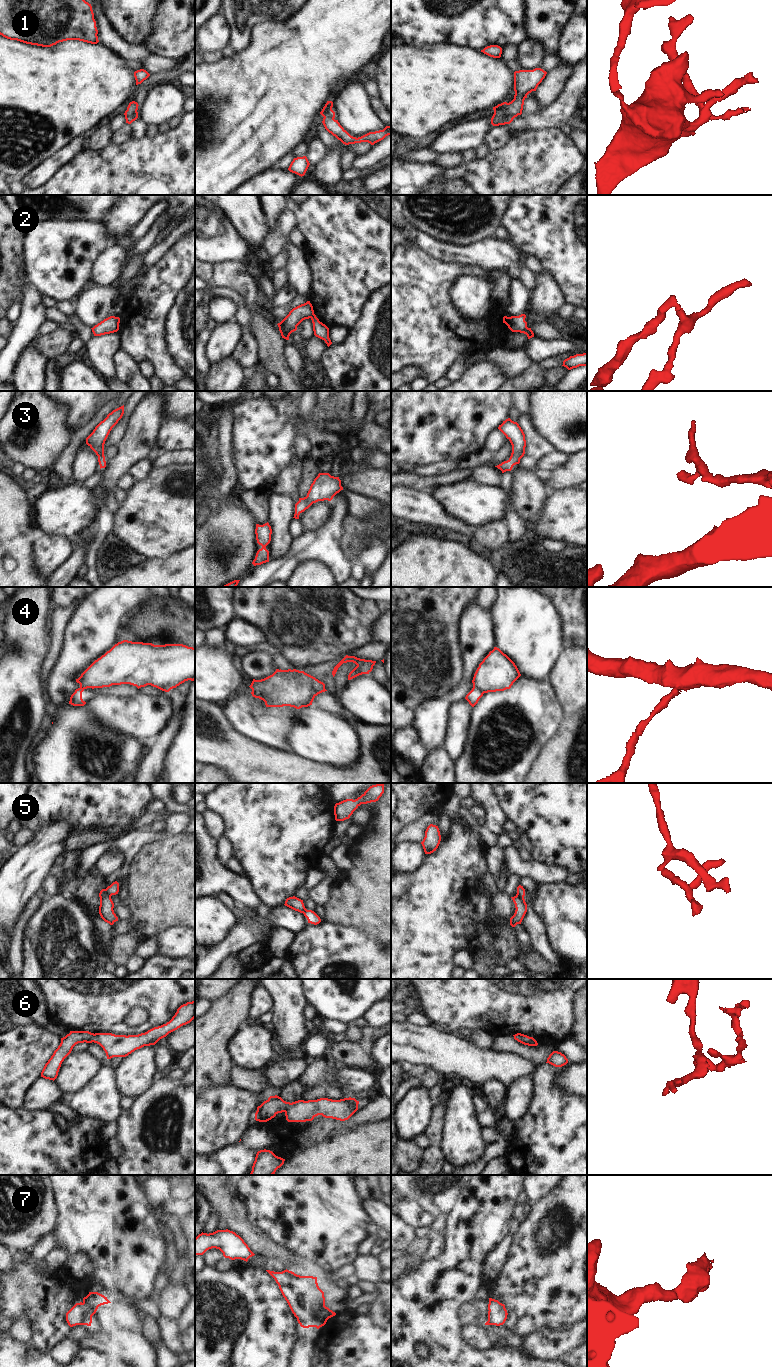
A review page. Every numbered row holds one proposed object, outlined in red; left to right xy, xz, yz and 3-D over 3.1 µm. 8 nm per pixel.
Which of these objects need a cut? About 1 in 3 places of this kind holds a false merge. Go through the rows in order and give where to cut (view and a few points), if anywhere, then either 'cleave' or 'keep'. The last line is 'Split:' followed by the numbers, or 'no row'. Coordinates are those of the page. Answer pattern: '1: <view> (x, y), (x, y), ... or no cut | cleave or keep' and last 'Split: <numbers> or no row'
1: no cut | keep
2: yz (509, 317), (510, 329) | cleave
3: no cut | keep
4: yz (473, 686), (476, 686), (483, 693) | cleave
5: xy (105, 889), (110, 896) | cleave
6: no cut | keep
7: no cut | keep
Split: 2, 4, 5

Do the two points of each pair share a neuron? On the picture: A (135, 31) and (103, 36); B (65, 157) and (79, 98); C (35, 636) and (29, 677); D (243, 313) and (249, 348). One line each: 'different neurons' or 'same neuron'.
A: different neurons
B: different neurons
C: same neuron
D: different neurons

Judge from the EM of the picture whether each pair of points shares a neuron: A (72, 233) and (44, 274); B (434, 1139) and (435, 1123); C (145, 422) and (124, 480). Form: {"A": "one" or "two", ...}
{"A": "one", "B": "one", "C": "two"}

